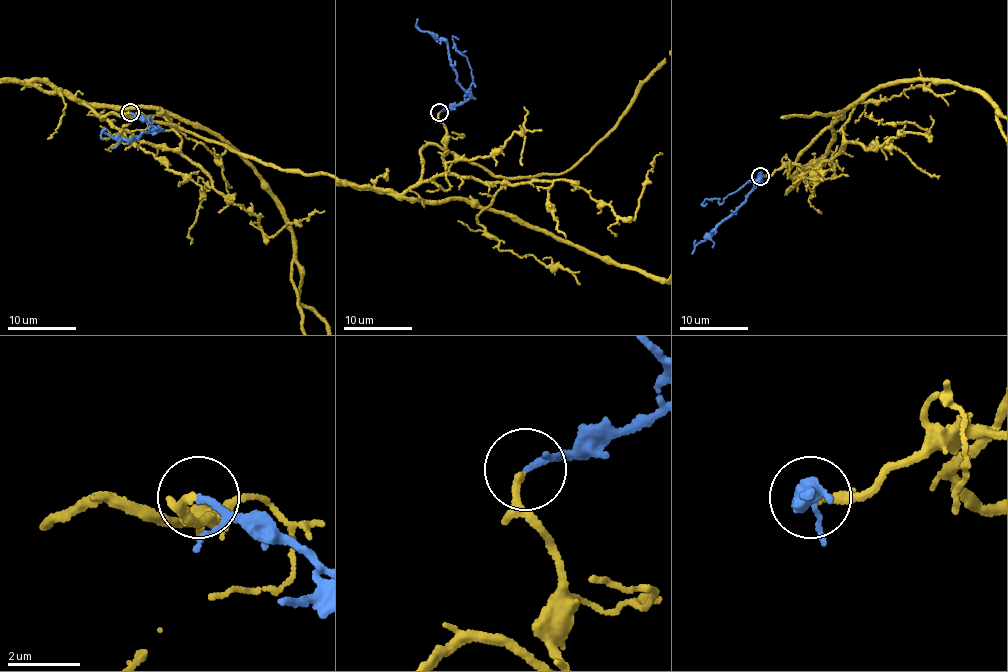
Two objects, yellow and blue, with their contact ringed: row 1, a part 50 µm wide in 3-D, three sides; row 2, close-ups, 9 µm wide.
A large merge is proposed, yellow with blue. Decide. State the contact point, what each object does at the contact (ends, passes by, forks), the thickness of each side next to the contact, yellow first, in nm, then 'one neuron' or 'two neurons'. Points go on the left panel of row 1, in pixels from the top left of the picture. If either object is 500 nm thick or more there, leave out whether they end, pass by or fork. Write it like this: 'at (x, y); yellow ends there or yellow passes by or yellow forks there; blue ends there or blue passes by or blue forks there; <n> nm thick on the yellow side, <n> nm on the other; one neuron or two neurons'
at (130, 112); yellow ends there; blue passes by; 200 nm thick on the yellow side, 130 nm on the other; one neuron

